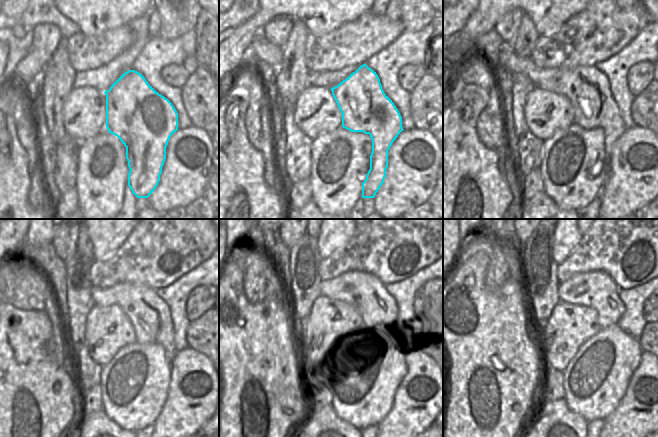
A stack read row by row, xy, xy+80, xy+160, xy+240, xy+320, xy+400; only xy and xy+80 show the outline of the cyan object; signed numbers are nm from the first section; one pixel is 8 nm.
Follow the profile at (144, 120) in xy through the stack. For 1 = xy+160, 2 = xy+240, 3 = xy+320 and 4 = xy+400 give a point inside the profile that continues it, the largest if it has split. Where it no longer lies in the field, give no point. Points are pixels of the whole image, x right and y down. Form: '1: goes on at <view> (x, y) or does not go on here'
1: goes on at xy+160 (588, 89)
2: goes on at xy+240 (150, 316)
3: goes on at xy+320 (364, 292)
4: goes on at xy+400 (596, 290)

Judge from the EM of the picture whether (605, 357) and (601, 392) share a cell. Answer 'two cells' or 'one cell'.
one cell

